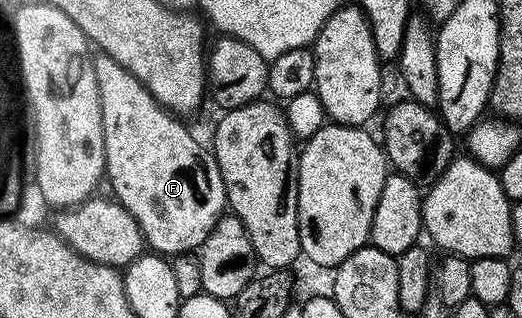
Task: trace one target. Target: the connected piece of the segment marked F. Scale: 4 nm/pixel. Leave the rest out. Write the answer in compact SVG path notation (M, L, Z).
M102 51L96 52L92 56L93 75L97 75L97 91L99 92L99 102L101 103L101 123L103 124L103 138L105 139L105 170L106 180L111 180L111 189L114 200L120 205L124 205L133 215L133 219L137 219L139 224L139 232L142 233L144 242L148 246L151 245L156 254L174 255L176 253L189 253L198 250L201 245L206 243L208 235L213 231L215 224L219 221L228 208L227 192L225 191L225 183L221 179L221 171L215 162L214 152L210 148L207 149L182 125L178 116L172 115L168 110L164 109L158 101L153 99L153 95L143 86L136 77L131 74L125 67L121 67L121 63L117 63L117 59L113 59L107 53Z

